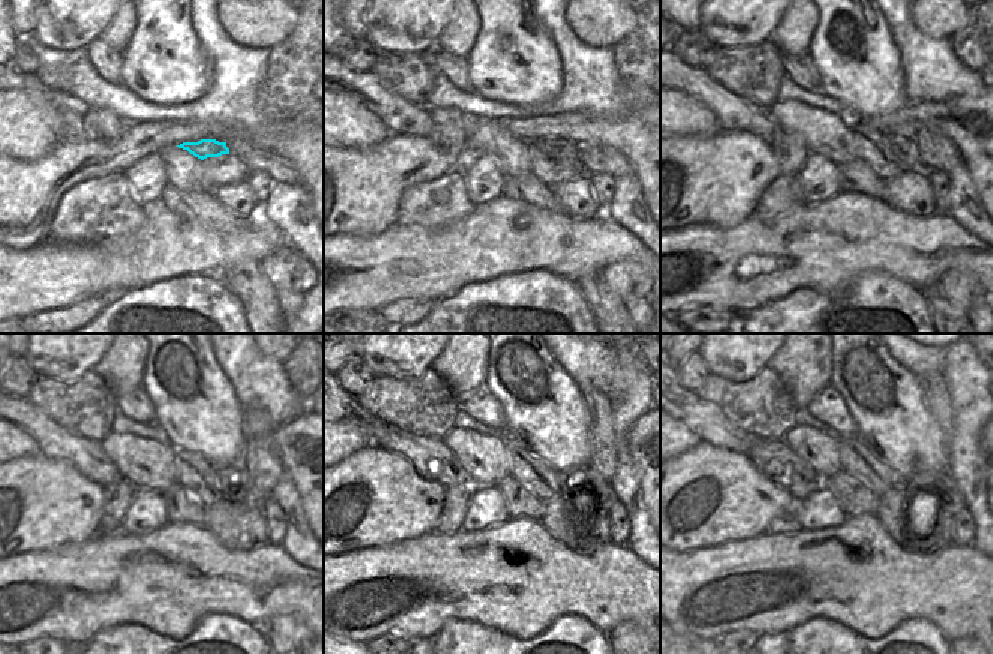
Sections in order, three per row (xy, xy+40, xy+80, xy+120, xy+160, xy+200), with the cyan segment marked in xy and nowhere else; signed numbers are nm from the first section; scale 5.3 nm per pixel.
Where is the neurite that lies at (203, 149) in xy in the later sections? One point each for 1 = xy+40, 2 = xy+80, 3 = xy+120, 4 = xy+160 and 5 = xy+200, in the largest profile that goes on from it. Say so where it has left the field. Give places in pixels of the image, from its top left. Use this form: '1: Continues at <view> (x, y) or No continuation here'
1: Continues at xy+40 (564, 150)
2: Continues at xy+80 (903, 150)
3: Continues at xy+120 (233, 482)
4: Continues at xy+160 (570, 483)
5: Continues at xy+200 (942, 486)

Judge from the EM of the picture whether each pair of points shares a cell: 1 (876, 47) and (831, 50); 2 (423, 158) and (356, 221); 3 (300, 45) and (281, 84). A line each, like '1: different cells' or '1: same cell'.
1: same cell
2: same cell
3: same cell

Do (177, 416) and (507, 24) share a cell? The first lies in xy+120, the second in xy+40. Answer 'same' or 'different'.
same

